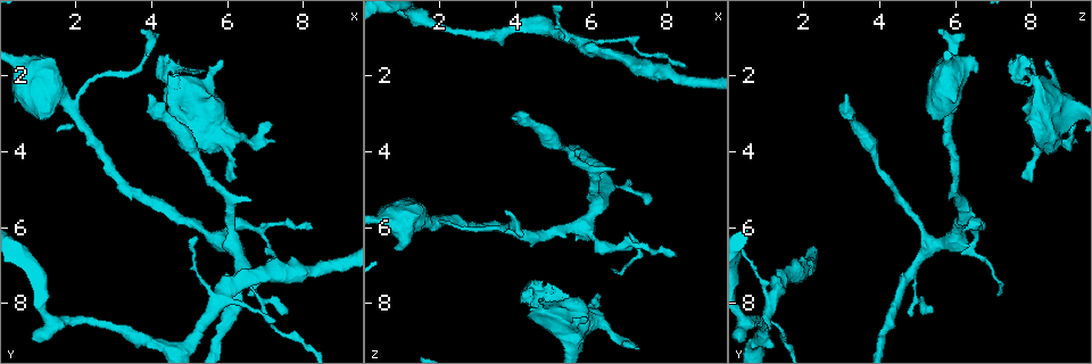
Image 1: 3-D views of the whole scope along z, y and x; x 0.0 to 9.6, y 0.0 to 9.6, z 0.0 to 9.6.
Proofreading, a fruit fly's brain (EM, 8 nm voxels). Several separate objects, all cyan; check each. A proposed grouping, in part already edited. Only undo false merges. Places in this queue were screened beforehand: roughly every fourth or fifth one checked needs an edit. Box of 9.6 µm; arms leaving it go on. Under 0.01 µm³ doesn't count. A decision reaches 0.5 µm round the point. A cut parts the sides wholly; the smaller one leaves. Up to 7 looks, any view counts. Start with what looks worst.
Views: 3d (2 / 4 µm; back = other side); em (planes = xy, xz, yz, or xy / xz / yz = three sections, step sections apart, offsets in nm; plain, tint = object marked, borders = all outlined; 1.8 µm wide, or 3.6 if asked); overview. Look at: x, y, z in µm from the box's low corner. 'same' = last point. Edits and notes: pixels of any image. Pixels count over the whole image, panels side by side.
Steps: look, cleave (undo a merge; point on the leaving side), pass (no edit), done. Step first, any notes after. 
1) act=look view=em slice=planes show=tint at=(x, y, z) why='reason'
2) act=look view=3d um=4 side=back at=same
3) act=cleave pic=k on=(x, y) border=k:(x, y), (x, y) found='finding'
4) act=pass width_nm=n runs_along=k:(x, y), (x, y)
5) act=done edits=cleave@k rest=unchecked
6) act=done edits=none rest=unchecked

act=look view=em slice=planes show=plain at=(1.00, 1.95, 5.90) why='sharp bend'

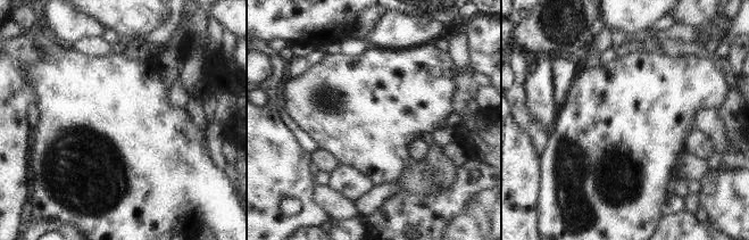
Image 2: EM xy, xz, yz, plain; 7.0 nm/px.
act=look view=em slice=planes show=tint at=same why='with the object marked'

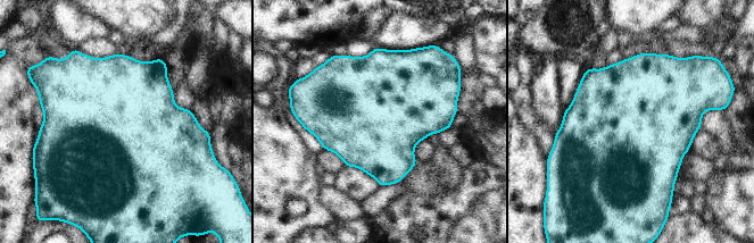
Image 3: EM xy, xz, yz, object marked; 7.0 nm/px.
act=pass found='one neuron here'

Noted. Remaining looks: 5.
act=look view=em slice=xy step=16 show=tint at=(4.30, 2.00, 8.05) why='abrupt turn'

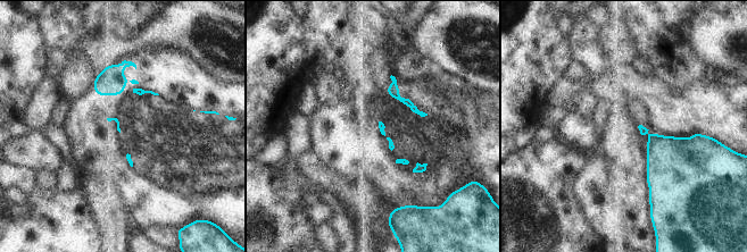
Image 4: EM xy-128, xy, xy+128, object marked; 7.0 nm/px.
act=cleave pic=4 on=(644, 131) found='two neurons meet here'

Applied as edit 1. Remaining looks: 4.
act=look view=overview why='see it whole again'

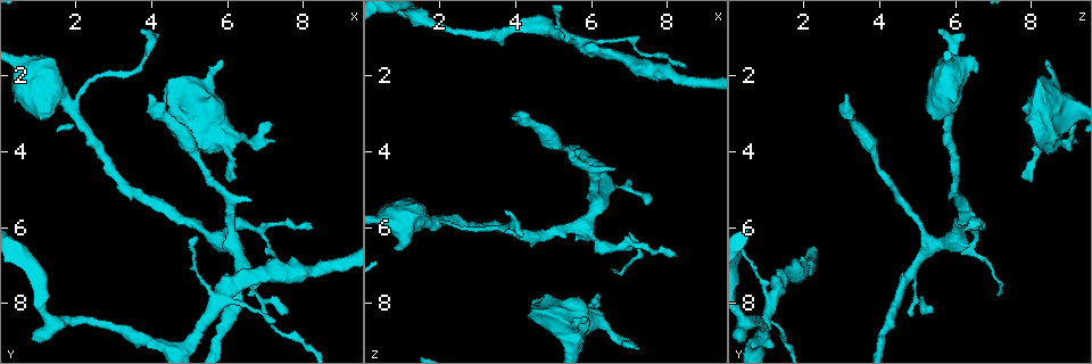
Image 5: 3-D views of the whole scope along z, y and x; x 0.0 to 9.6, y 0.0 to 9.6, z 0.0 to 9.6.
act=look view=em slice=yz step=4 show=tint at=(6.00, 3.75, 8.30) why='sudden change in width'

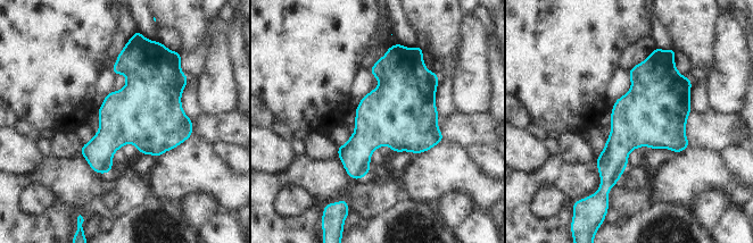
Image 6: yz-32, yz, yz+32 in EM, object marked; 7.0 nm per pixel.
act=look view=em slice=planes show=tint at=same why='another direction'

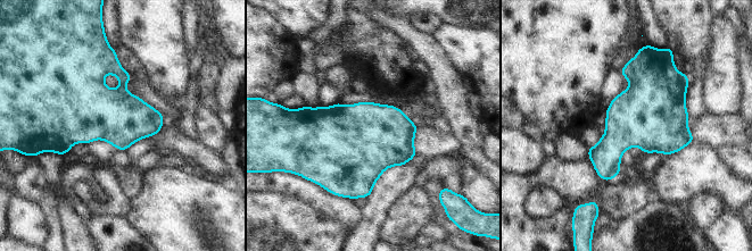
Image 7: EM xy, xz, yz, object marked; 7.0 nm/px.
act=pass found='all the same neuron'

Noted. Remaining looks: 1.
act=done edits=cleave@4 rest=unchecked

